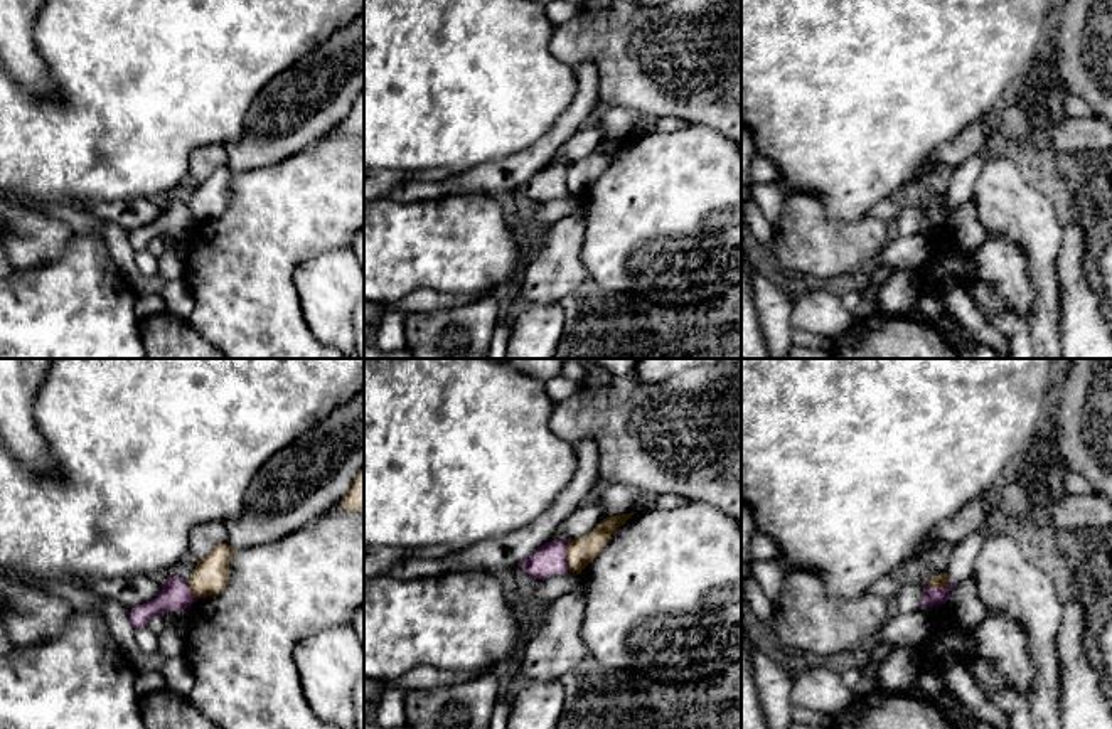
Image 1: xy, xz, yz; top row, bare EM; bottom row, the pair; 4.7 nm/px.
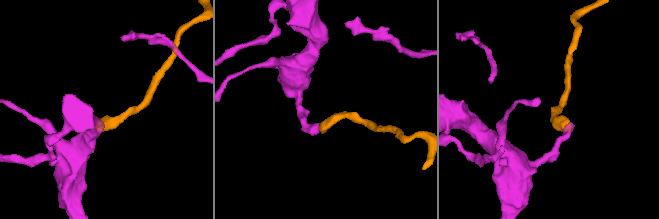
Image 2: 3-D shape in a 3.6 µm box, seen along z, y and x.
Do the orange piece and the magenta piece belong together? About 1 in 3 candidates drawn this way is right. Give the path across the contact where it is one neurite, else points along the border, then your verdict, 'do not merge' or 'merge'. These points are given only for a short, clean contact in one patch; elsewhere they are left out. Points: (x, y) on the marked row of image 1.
border xz (568, 541), (566, 568); do not merge

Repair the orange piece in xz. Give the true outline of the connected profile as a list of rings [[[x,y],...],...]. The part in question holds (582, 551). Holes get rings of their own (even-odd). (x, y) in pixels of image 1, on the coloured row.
[[[635,512],[607,517],[596,529],[583,537],[568,540],[566,562],[568,569],[581,574],[581,571],[603,551],[607,542]]]

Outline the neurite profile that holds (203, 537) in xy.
[[[222,522],[195,525],[189,534],[189,547],[197,561],[204,559],[214,547],[224,544],[227,530]]]

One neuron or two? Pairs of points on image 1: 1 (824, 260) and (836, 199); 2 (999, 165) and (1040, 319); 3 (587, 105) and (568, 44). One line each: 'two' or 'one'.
1: two
2: one
3: two

